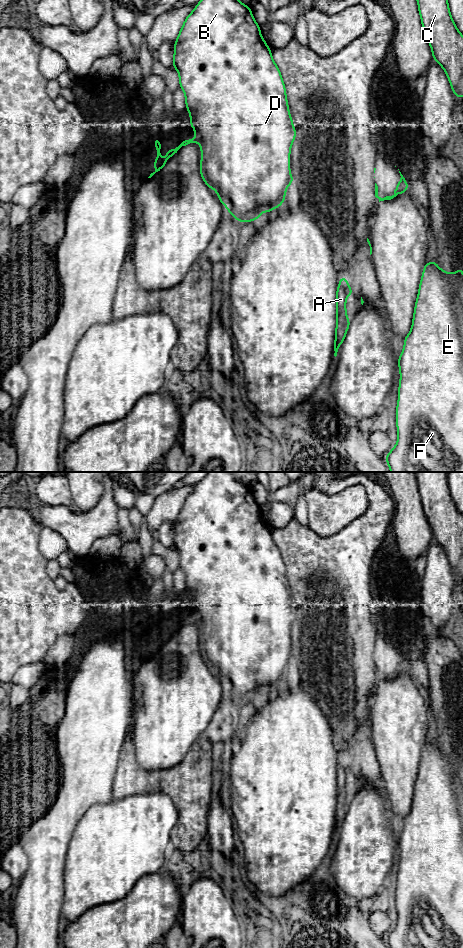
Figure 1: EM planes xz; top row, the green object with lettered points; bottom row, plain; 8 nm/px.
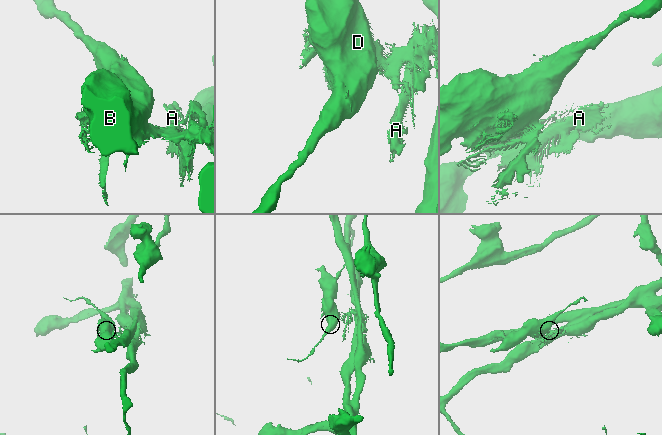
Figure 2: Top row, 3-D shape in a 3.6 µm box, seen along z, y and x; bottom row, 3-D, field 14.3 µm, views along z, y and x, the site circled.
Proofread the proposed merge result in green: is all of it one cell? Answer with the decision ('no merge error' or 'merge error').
merge error

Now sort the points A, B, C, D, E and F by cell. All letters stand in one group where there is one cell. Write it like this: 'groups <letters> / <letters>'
groups A E F / B C D

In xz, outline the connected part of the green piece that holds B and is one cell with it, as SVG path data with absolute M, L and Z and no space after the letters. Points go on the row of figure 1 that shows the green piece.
M201 0L198 2L195 9L186 17L174 43L172 67L179 73L179 86L185 93L186 109L194 116L198 126L196 138L200 143L203 167L214 189L227 197L227 211L243 215L258 207L260 213L266 213L281 206L284 203L288 186L295 181L290 173L290 151L296 138L296 130L289 112L286 88L280 70L260 33L260 25L254 20L251 8L239 0Z

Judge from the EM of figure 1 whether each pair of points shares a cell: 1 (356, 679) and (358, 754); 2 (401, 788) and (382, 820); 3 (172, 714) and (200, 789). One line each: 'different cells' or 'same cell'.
1: different cells
2: different cells
3: different cells

